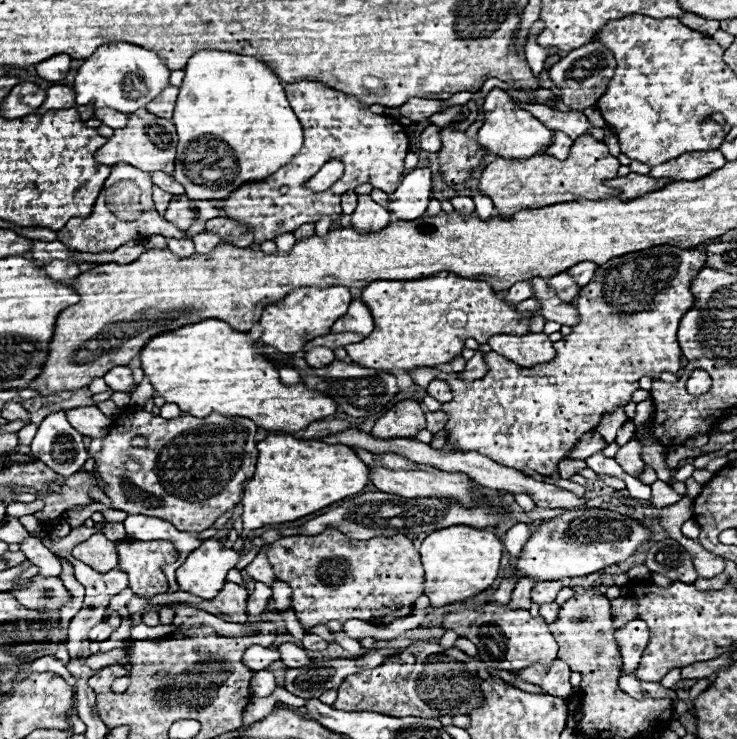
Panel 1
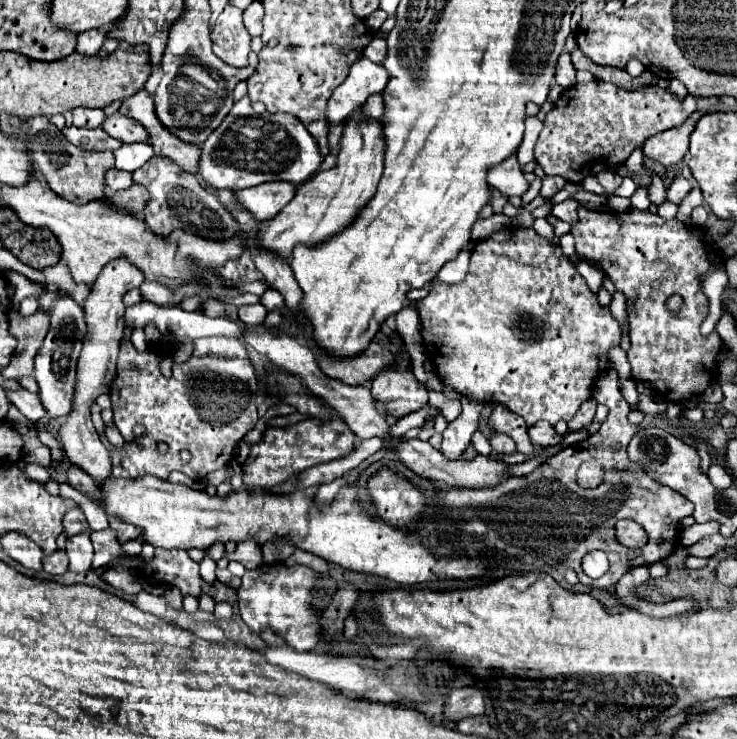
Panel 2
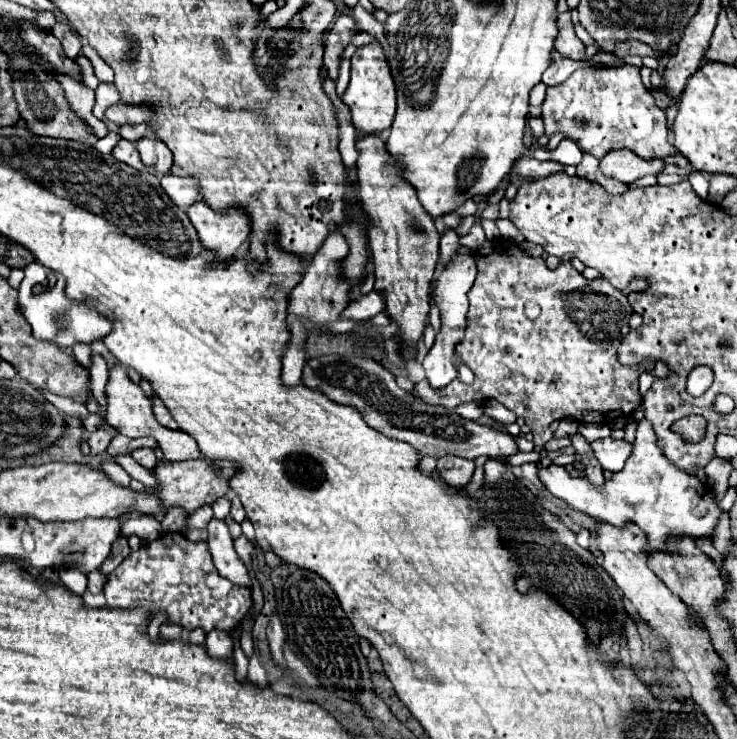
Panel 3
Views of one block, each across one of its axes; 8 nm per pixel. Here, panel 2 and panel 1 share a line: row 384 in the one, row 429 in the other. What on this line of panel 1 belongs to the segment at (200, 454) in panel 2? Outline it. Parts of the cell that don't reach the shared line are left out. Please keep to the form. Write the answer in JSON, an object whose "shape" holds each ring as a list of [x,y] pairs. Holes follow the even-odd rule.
{"shape":[[[126,408],[116,420],[110,430],[110,434],[103,439],[102,450],[94,454],[96,468],[104,480],[104,492],[110,498],[112,510],[124,510],[128,514],[144,514],[154,516],[172,522],[182,532],[202,532],[210,528],[226,510],[234,508],[234,504],[242,498],[244,484],[254,476],[256,466],[256,430],[258,426],[250,418],[240,416],[222,416],[222,414],[210,414],[206,418],[194,418],[188,414],[182,414],[180,418],[160,418],[152,416],[146,410],[134,410]],[[134,436],[144,436],[146,446],[134,448],[130,440]],[[126,454],[138,456],[138,462],[142,464],[140,472],[128,472],[124,470]]]}

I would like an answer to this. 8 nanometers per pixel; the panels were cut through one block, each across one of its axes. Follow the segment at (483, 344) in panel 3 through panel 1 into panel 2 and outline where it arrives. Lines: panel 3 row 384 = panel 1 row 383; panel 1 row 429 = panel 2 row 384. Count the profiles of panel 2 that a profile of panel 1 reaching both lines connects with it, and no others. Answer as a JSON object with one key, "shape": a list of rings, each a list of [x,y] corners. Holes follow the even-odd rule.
{"shape":[[[512,226],[512,228],[506,228],[504,232],[498,232],[486,240],[480,240],[470,256],[470,268],[468,268],[466,278],[458,284],[434,282],[430,286],[430,294],[418,302],[418,308],[420,308],[418,314],[420,314],[420,322],[422,322],[422,338],[426,344],[426,352],[428,352],[428,358],[436,364],[436,372],[442,378],[442,382],[448,388],[452,388],[454,392],[458,392],[460,396],[466,396],[466,398],[472,398],[478,402],[498,402],[498,404],[508,406],[508,410],[522,416],[528,426],[536,424],[538,420],[546,420],[552,426],[556,426],[560,420],[570,422],[576,416],[576,412],[580,410],[580,406],[592,398],[594,380],[600,376],[602,370],[608,368],[608,362],[610,362],[608,352],[610,352],[610,348],[620,346],[620,338],[622,338],[618,322],[614,320],[610,310],[598,302],[596,294],[588,288],[586,280],[576,272],[570,258],[566,258],[560,248],[554,248],[550,240],[542,238],[532,228],[514,228]]]}

